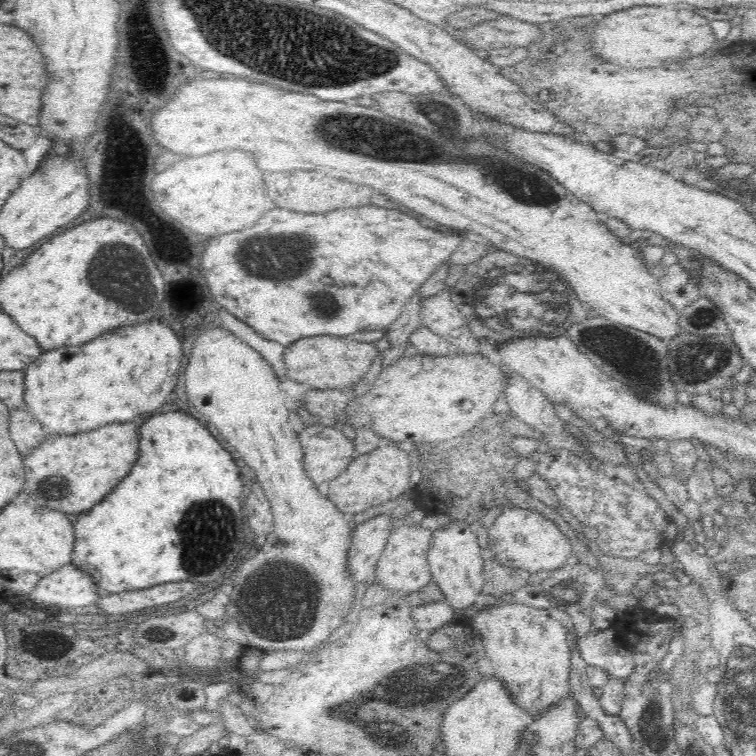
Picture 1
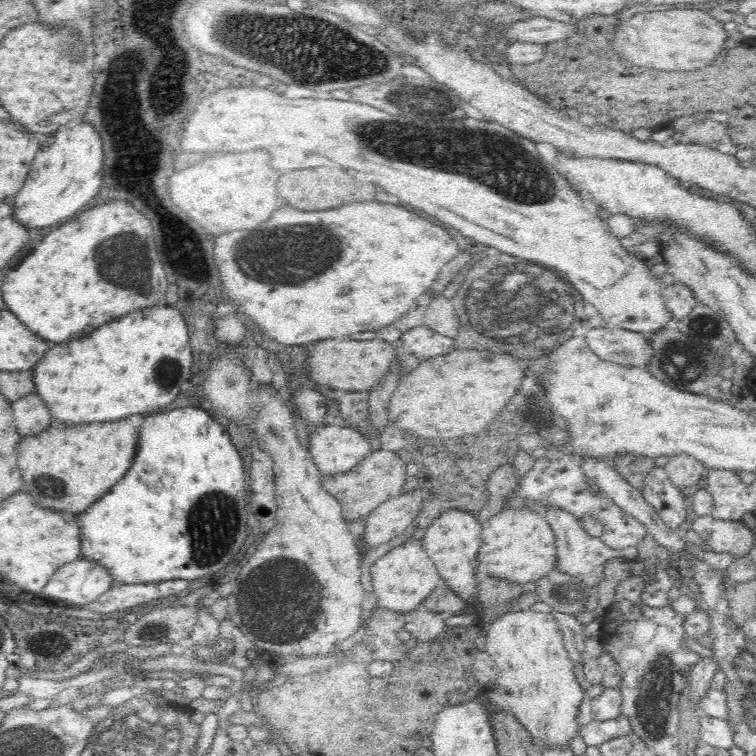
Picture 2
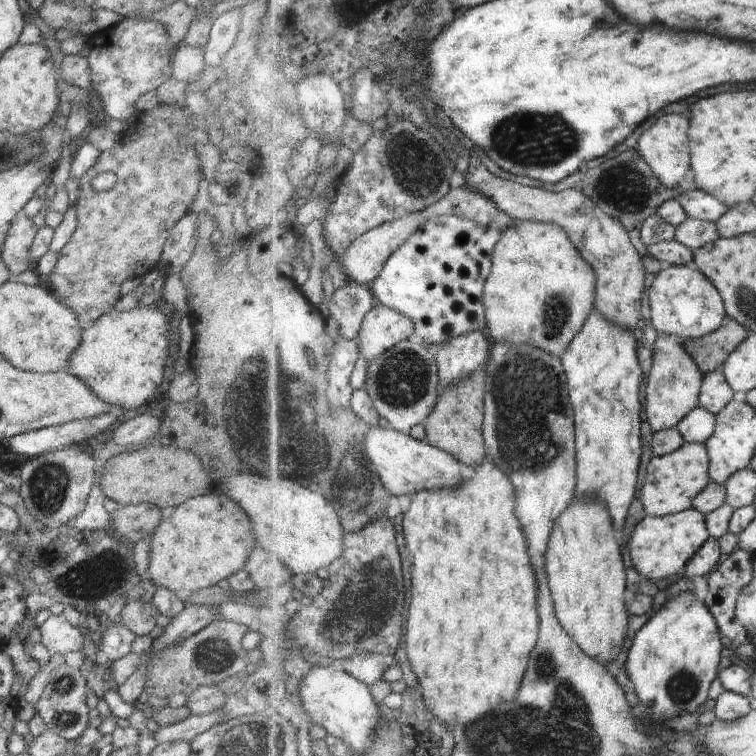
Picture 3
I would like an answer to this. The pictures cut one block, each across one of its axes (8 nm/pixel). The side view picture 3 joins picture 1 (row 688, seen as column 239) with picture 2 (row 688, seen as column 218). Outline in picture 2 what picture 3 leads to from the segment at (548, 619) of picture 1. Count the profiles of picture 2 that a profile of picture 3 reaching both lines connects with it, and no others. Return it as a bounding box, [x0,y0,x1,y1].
[481,609,586,748]

